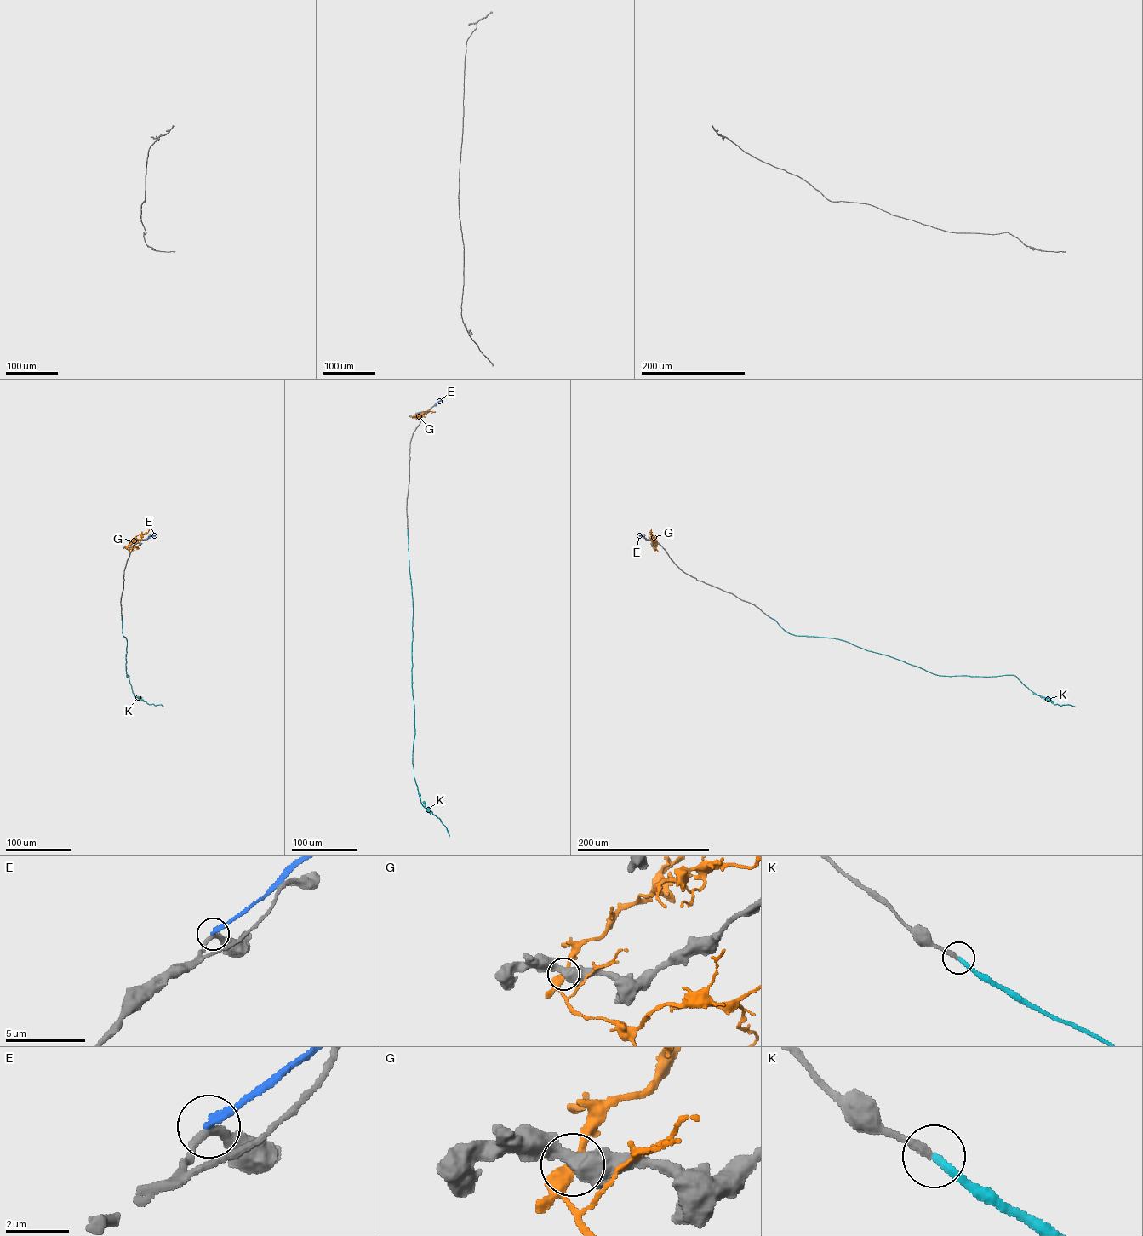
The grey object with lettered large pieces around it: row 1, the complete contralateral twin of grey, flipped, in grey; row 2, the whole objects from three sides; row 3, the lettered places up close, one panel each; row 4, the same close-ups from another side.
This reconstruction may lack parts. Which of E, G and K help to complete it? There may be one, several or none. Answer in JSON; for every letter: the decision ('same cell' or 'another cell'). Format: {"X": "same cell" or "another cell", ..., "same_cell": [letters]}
{"E": "another cell", "G": "another cell", "K": "same cell", "same_cell": ["K"]}

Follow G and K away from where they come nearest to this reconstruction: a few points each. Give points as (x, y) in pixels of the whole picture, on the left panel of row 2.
G: (126, 547), (148, 529)
K: (122, 616), (122, 635), (127, 641), (126, 668), (128, 676), (126, 676), (132, 691), (148, 704), (163, 706)

